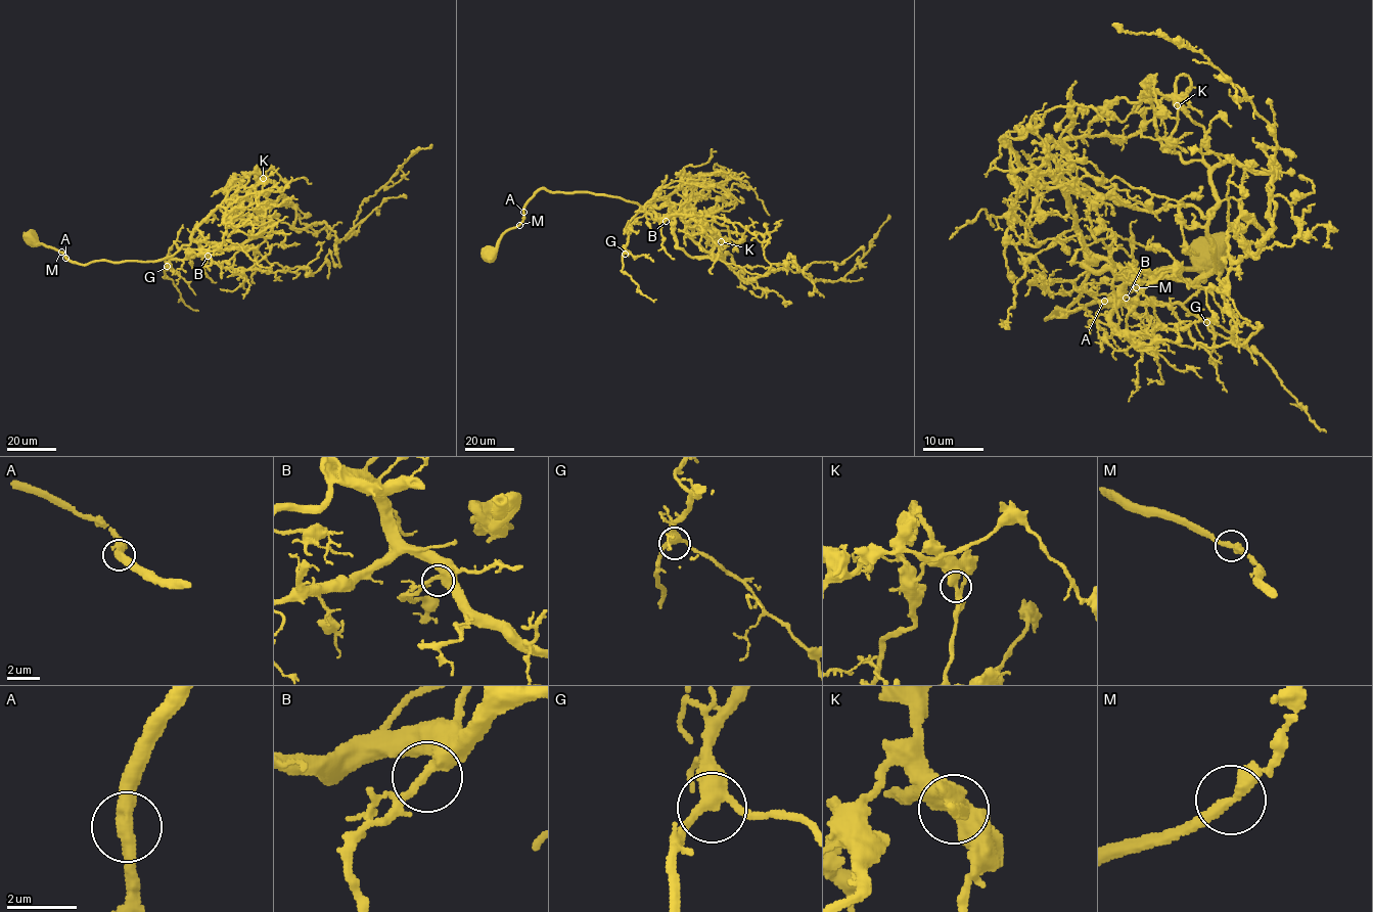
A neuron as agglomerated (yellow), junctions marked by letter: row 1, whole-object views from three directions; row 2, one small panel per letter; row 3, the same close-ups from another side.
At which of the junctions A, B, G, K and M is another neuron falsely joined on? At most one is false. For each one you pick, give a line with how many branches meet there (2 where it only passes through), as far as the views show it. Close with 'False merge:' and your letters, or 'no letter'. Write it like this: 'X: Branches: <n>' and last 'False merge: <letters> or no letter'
False merge: no letter

